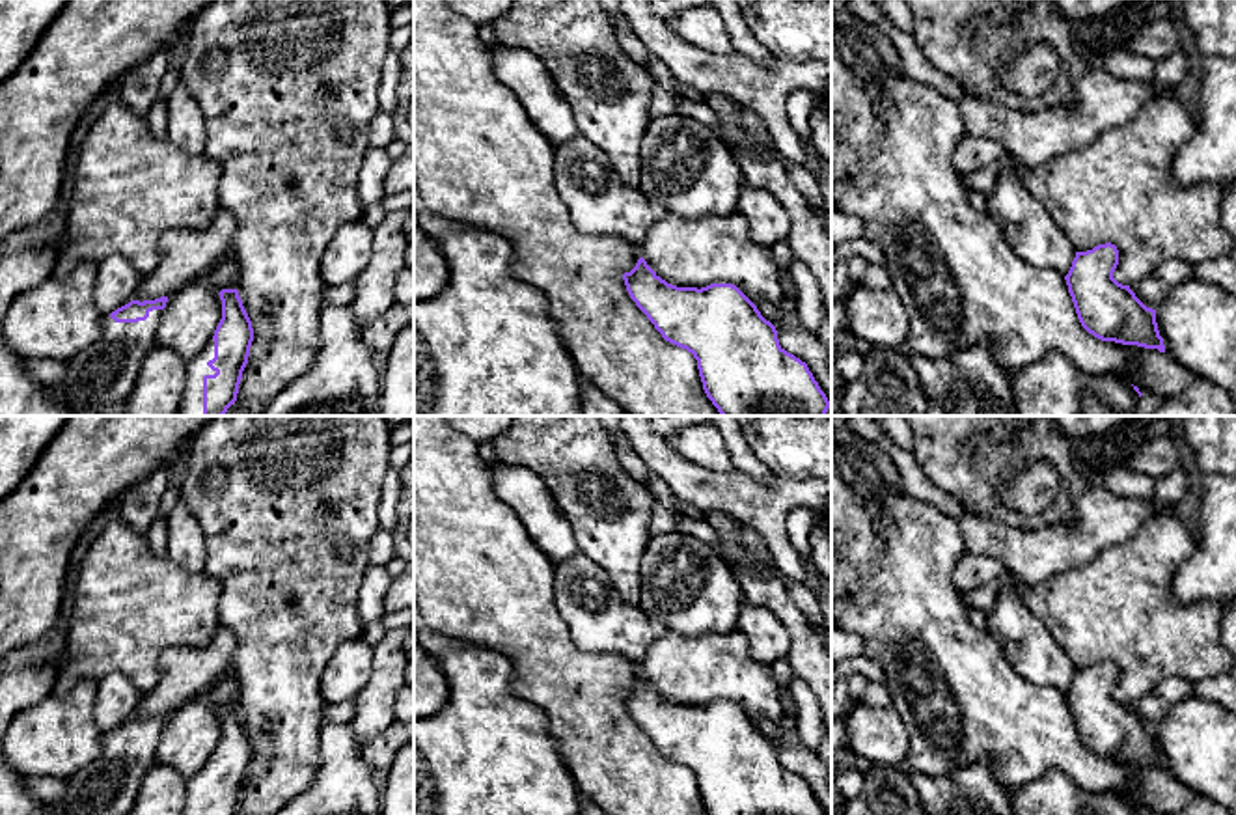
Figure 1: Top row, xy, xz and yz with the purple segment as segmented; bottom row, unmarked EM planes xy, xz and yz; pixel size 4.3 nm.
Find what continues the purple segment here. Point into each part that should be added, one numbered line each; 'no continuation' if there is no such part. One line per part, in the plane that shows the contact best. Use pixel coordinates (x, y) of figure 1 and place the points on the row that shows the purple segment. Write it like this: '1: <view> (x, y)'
1: xy (192, 398)

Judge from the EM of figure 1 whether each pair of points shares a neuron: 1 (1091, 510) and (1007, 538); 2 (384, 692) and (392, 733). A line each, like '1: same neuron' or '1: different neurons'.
1: same neuron
2: different neurons

